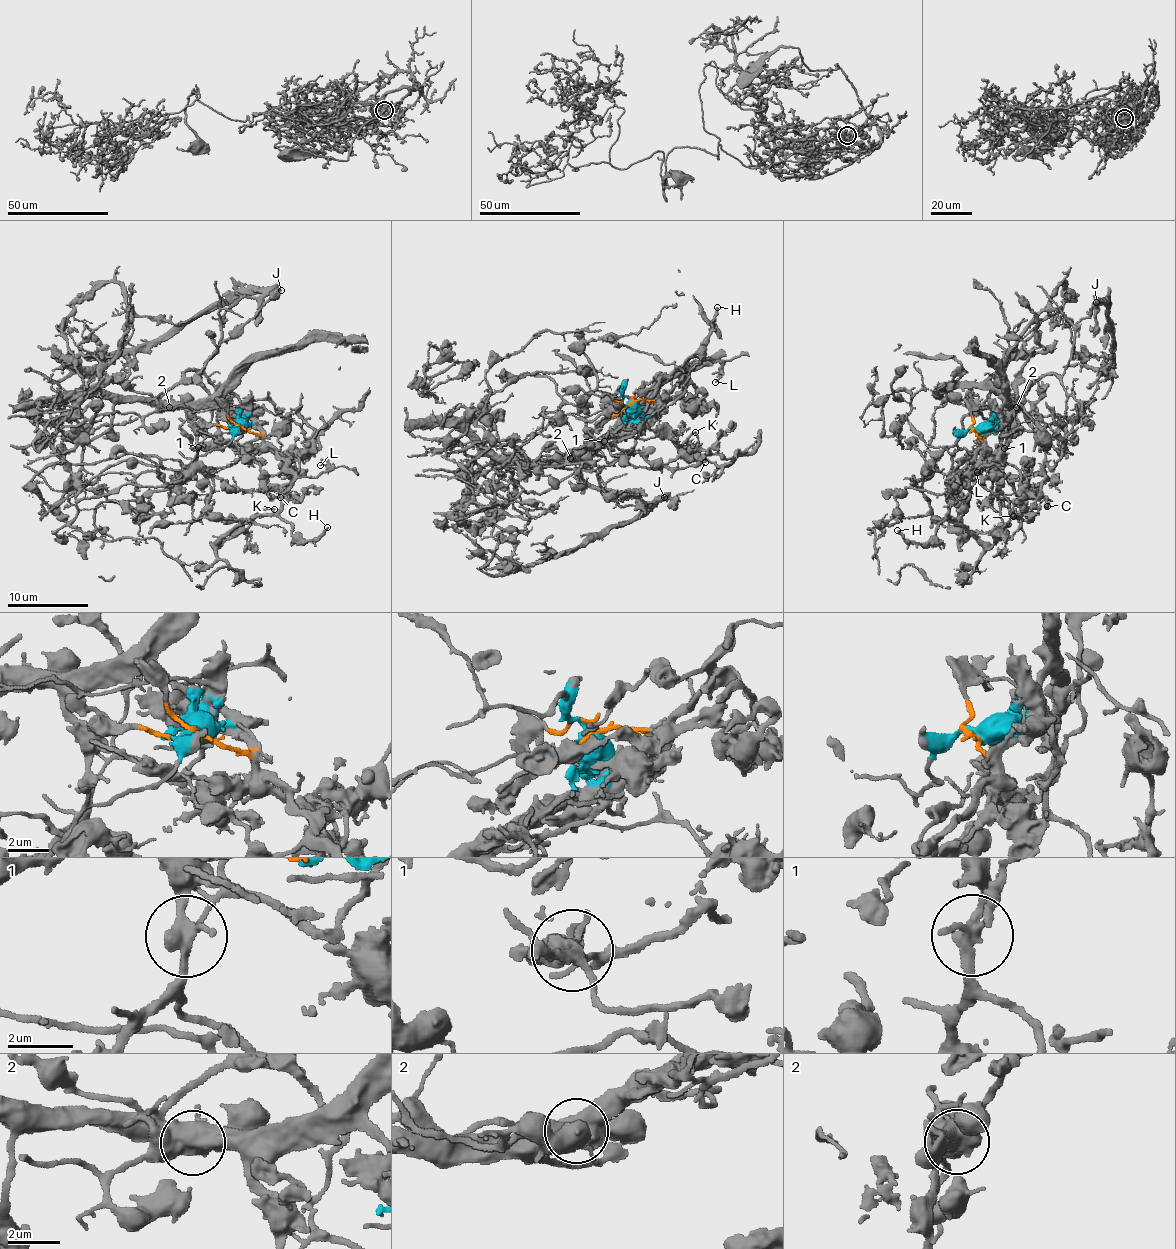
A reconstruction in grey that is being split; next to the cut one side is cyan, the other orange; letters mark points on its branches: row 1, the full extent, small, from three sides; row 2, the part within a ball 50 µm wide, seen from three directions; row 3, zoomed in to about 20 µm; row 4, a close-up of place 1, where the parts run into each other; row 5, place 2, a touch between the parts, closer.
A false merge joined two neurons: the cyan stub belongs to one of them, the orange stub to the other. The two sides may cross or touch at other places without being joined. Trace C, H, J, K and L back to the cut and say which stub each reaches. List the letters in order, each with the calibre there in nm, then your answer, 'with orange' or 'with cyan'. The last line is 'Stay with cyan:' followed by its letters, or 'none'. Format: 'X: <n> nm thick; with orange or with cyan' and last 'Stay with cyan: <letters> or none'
C: 150 nm thick; with orange
H: 220 nm thick; with orange
J: 440 nm thick; with orange
K: 160 nm thick; with orange
L: 130 nm thick; with orange
Stay with cyan: none

